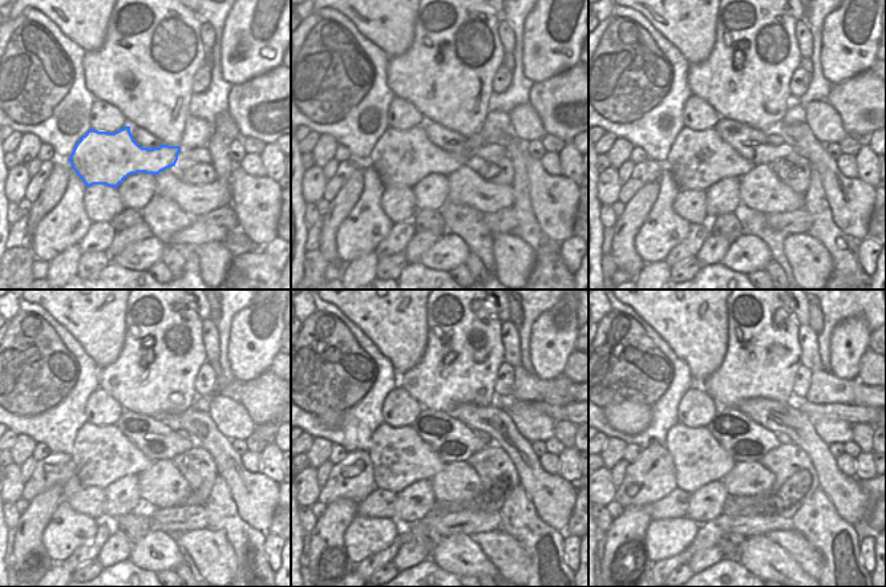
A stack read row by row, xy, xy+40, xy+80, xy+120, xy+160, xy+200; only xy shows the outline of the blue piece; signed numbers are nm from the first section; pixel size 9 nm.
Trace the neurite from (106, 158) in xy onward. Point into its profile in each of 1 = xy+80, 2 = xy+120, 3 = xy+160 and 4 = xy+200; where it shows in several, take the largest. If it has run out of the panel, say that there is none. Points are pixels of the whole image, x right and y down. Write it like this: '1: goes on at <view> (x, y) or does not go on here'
1: goes on at xy+80 (698, 158)
2: goes on at xy+120 (102, 454)
3: goes on at xy+160 (400, 457)
4: goes on at xy+200 (699, 458)

